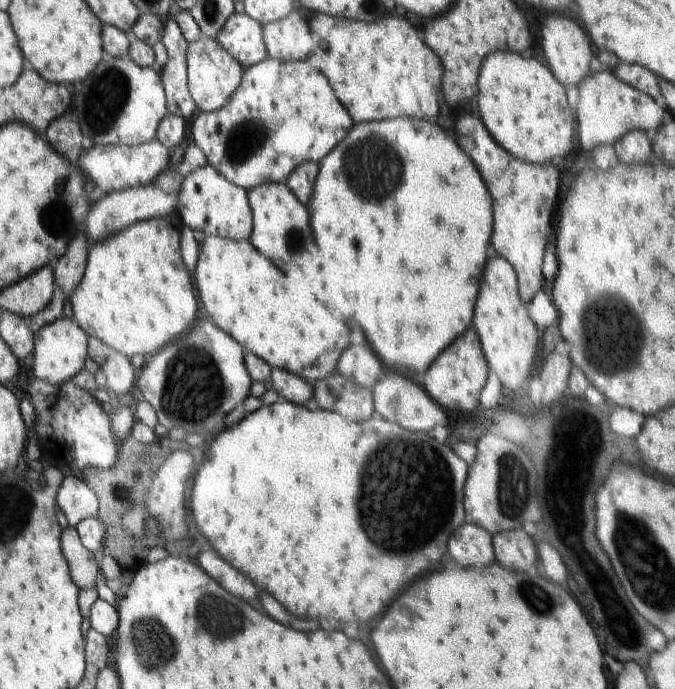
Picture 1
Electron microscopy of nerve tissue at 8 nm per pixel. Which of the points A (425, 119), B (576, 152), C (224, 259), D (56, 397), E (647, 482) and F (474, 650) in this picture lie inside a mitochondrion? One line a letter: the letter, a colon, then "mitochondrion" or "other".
A: other
B: other
C: other
D: other
E: other
F: other

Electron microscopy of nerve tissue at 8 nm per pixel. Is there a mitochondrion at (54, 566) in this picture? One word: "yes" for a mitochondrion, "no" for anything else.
no

